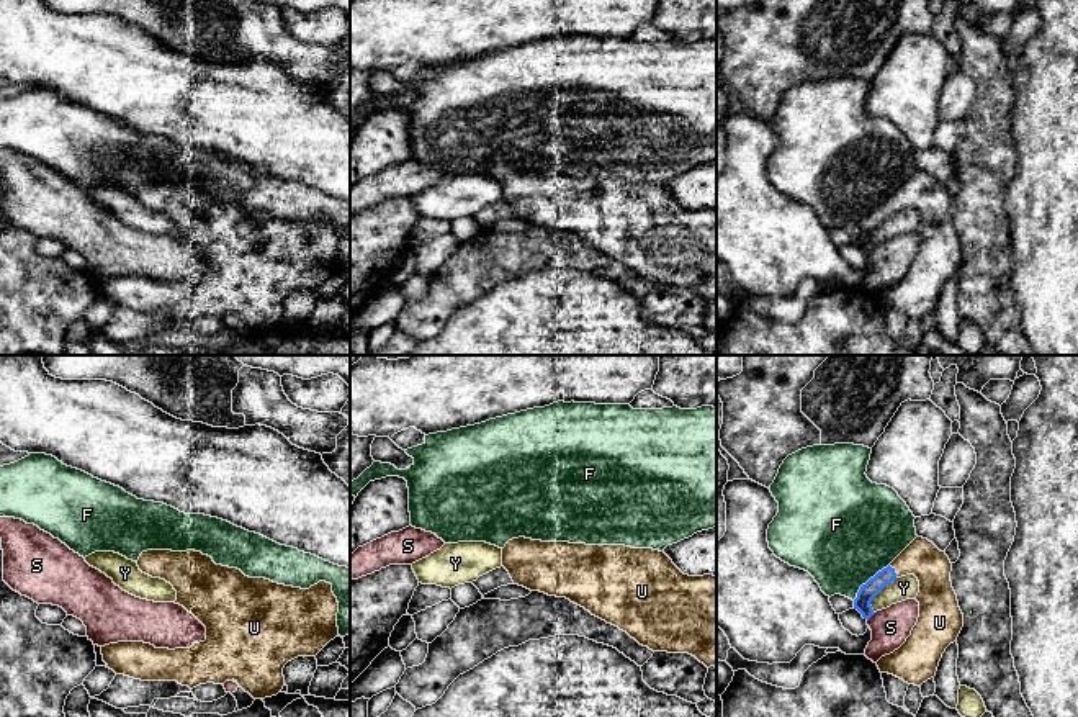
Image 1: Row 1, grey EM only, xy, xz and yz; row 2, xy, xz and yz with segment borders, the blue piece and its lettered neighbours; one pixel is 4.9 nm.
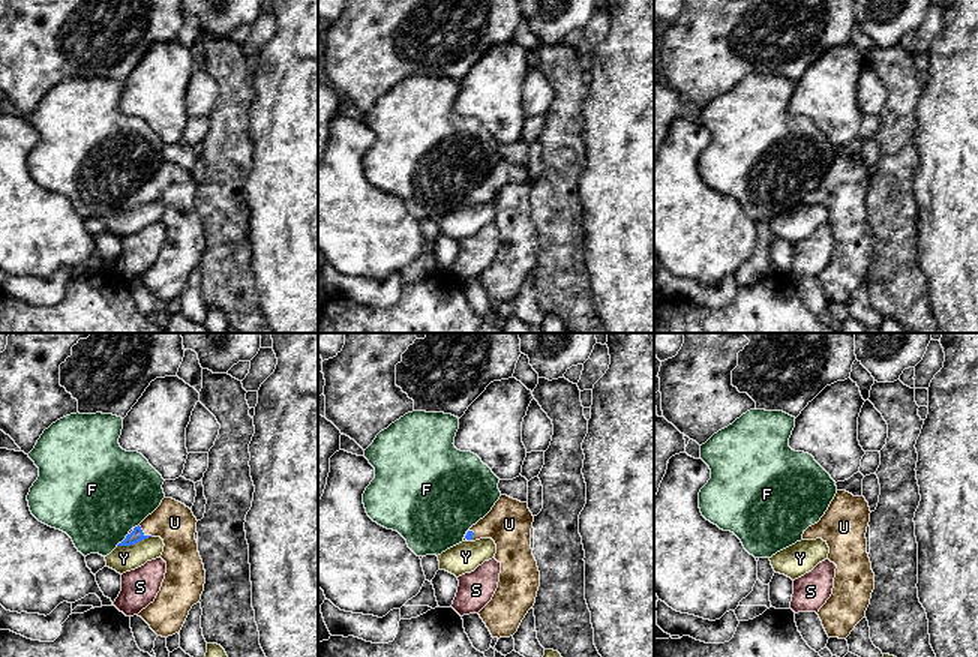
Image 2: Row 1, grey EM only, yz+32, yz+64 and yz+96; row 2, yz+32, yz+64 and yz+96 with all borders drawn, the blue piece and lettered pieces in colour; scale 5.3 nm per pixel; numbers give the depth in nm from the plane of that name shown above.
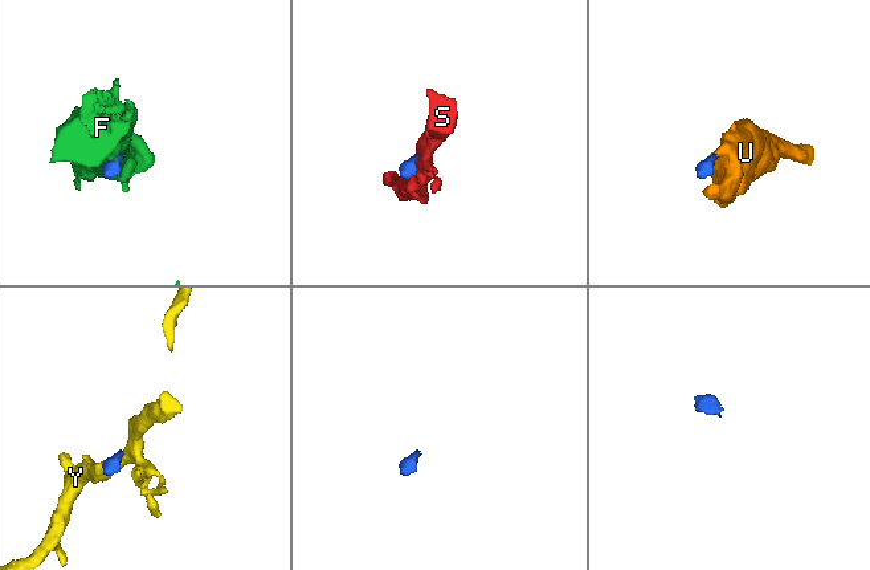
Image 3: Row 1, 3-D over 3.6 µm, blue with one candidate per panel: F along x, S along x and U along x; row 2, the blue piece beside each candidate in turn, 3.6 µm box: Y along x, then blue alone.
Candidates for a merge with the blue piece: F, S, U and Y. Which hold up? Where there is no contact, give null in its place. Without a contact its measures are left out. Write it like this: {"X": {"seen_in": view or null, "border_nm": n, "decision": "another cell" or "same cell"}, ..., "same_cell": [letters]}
{"F": {"seen_in": "yz", "border_nm": 260, "decision": "another cell"}, "S": {"seen_in": "yz", "border_nm": 60, "decision": "another cell"}, "U": {"seen_in": "yz", "border_nm": 80, "decision": "same cell"}, "Y": {"seen_in": "yz", "border_nm": 200, "decision": "another cell"}, "same_cell": ["U"]}

